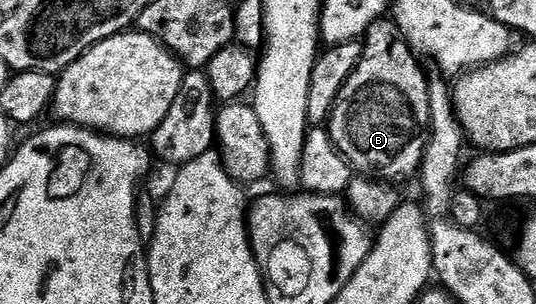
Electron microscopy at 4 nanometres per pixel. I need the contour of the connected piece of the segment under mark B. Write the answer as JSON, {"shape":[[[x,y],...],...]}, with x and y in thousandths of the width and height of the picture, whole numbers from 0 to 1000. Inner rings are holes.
{"shape":[[[716,53],[687,92],[677,191],[636,289],[614,391],[621,474],[657,563],[724,605],[744,605],[750,586],[784,569],[804,411],[800,257],[789,247],[765,145],[743,125],[735,79]]]}

